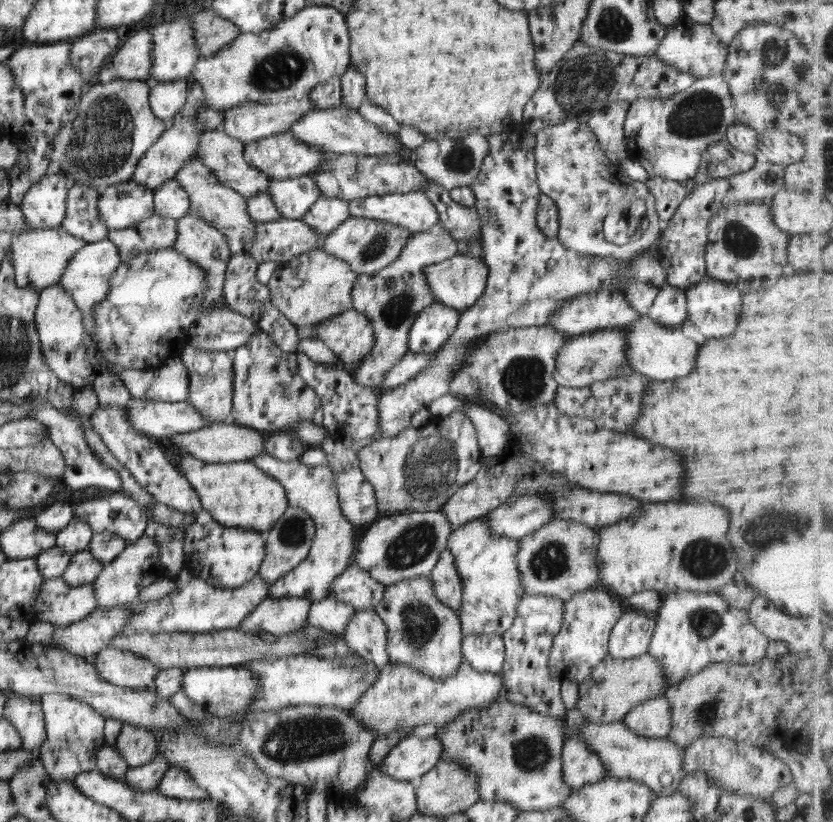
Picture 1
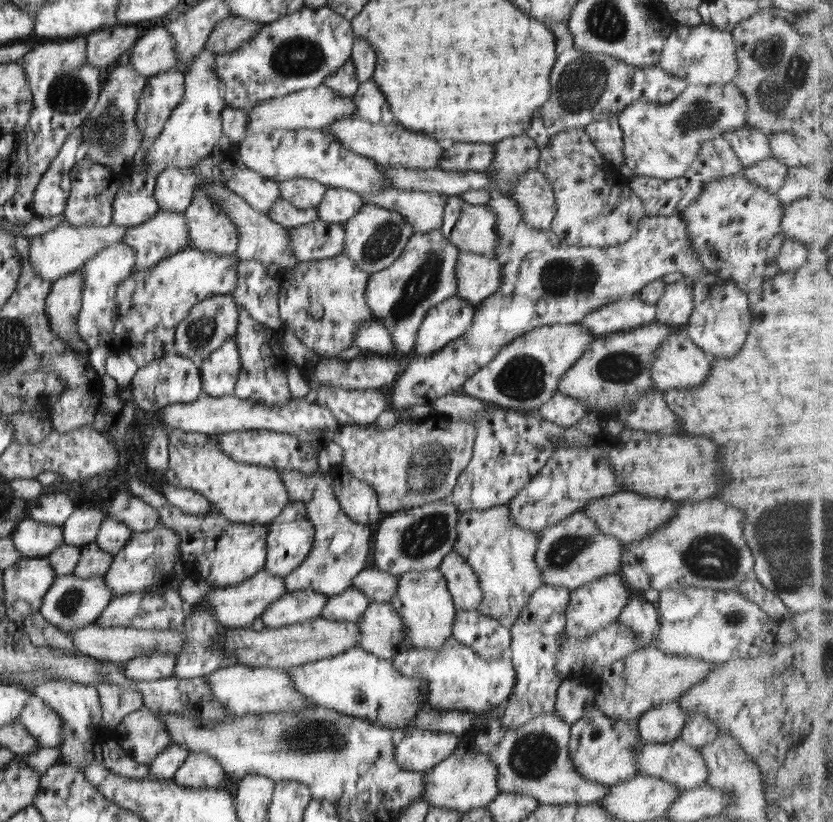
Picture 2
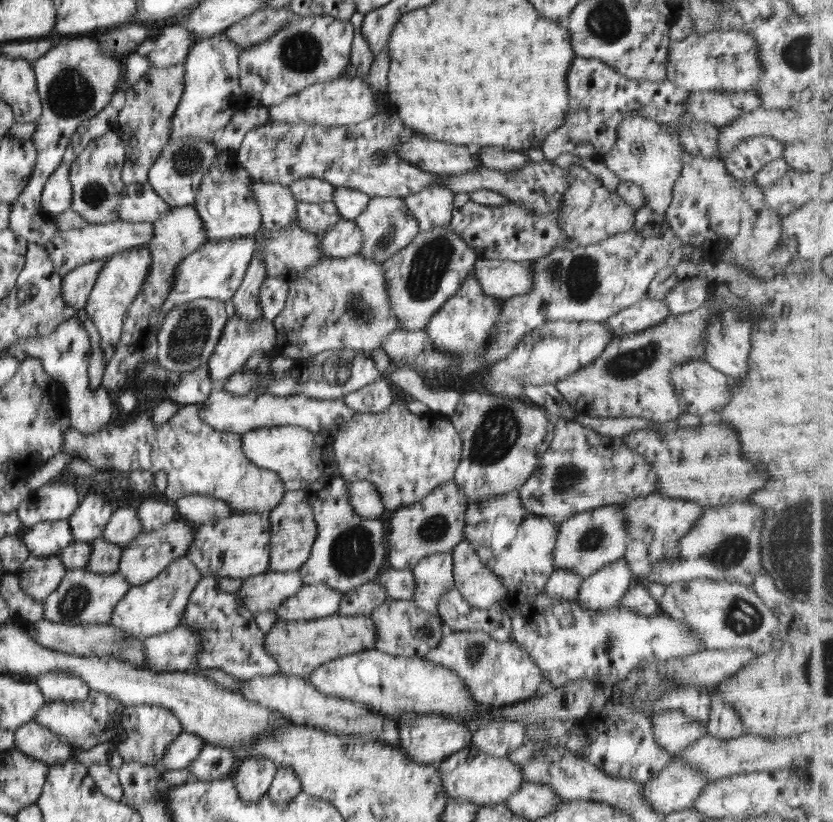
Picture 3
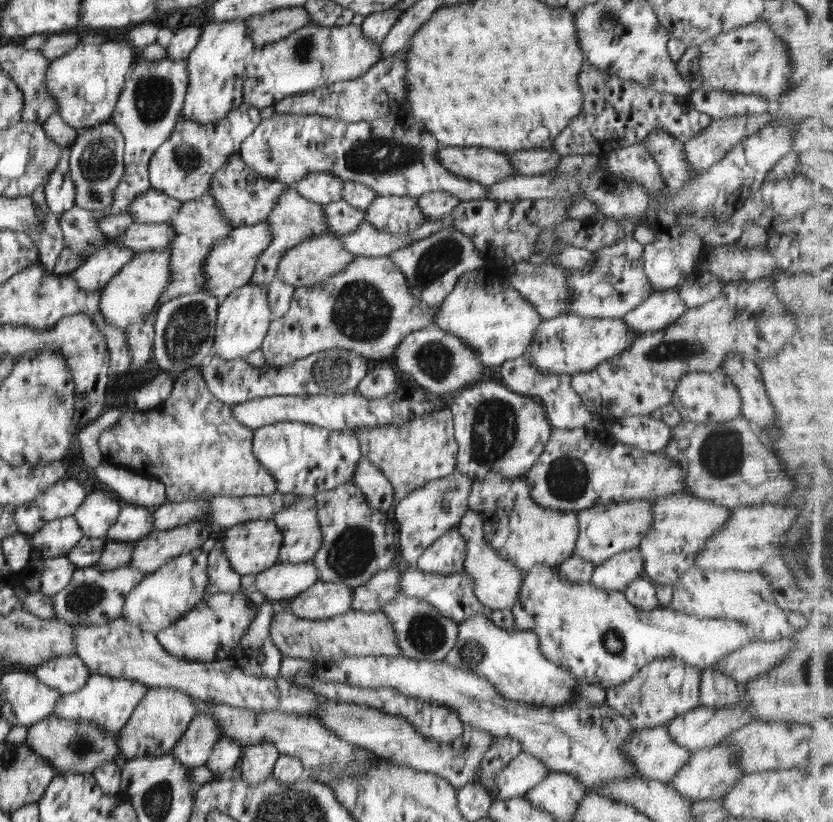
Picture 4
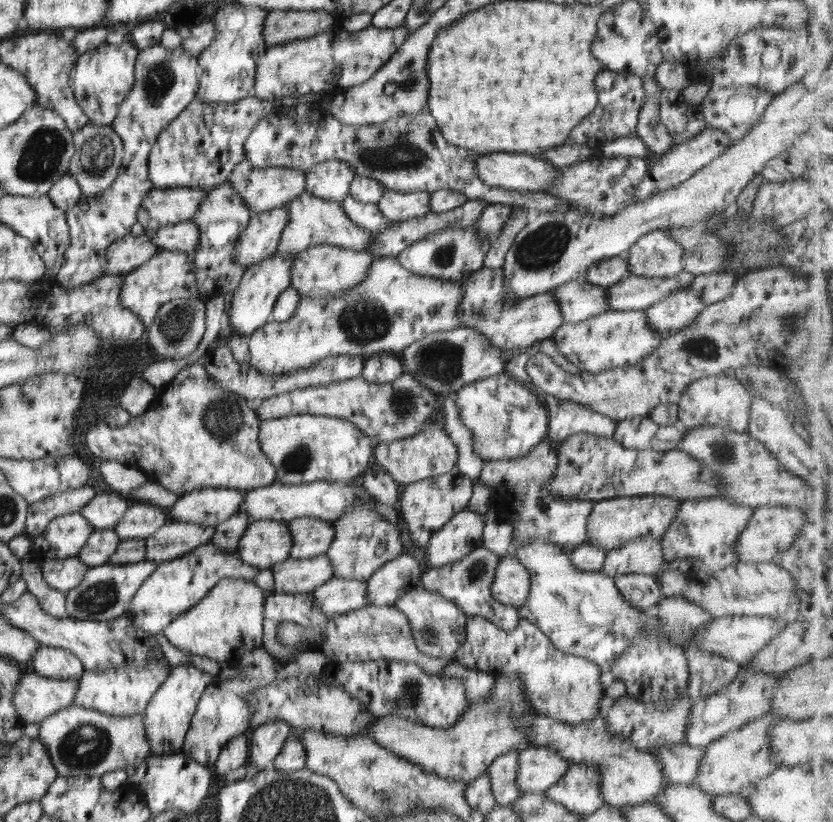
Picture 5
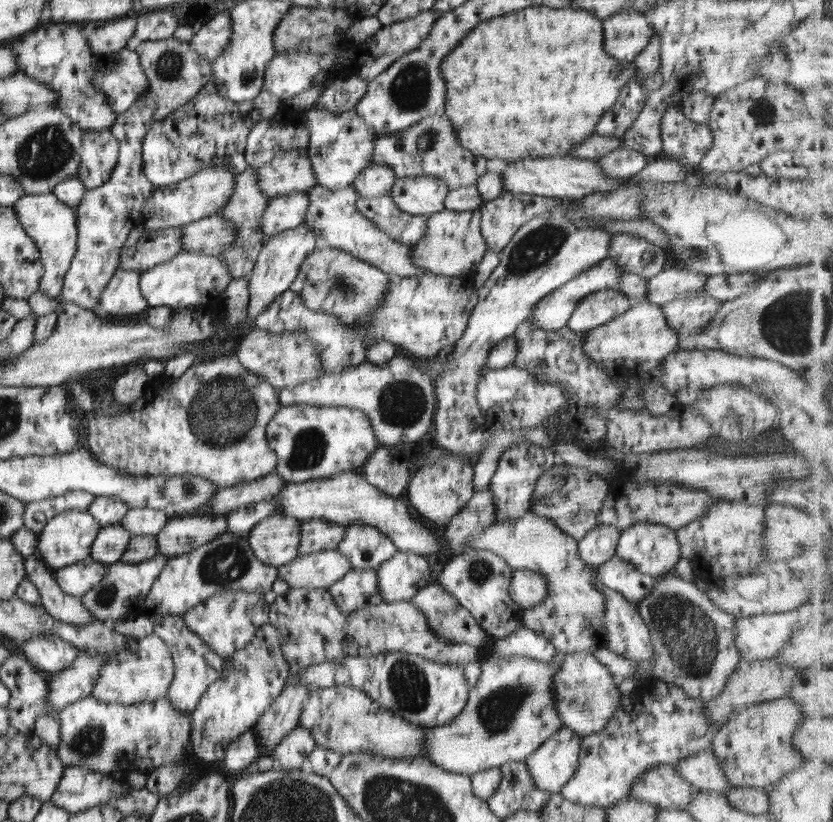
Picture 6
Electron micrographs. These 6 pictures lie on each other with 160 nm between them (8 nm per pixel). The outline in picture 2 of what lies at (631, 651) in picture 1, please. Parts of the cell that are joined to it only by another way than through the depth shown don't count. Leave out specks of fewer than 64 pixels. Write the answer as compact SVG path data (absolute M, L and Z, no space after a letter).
M632 593L625 607L622 608L618 620L621 622L621 625L628 627L633 633L637 634L641 648L650 646L652 640L654 640L654 634L659 630L659 614L656 604L648 602L644 596L641 596L639 593Z

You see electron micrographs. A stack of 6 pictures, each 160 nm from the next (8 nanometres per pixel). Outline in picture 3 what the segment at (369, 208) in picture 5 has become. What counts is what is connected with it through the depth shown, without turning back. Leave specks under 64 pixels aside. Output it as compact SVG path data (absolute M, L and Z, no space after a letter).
M320 202L318 204L297 204L297 226L316 235L324 235L328 229L332 229L336 222L341 221L341 214L337 206L332 202Z

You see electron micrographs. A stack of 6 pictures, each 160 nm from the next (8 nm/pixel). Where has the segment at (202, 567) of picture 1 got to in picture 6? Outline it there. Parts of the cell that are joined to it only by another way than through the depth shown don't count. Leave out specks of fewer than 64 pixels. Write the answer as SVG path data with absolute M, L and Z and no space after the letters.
M278 513L255 524L247 539L258 561L278 568L293 562L299 555L301 523Z

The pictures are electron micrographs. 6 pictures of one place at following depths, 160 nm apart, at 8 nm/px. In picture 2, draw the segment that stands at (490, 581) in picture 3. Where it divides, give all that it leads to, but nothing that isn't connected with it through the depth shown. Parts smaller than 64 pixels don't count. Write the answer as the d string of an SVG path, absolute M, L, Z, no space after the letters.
M449 552L438 566L446 579L457 610L474 610L482 602L483 590L470 564L458 553Z

